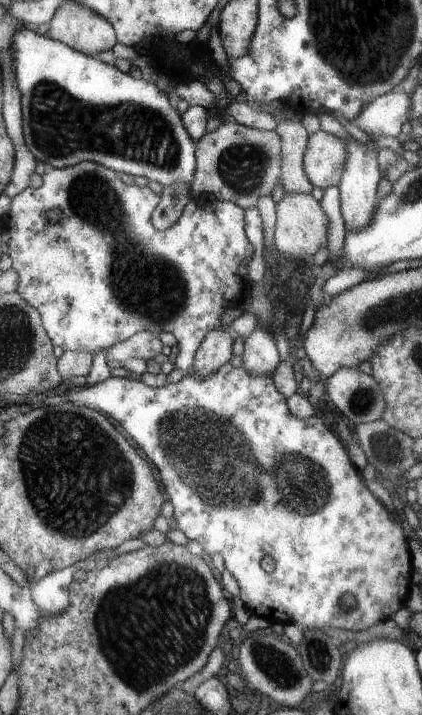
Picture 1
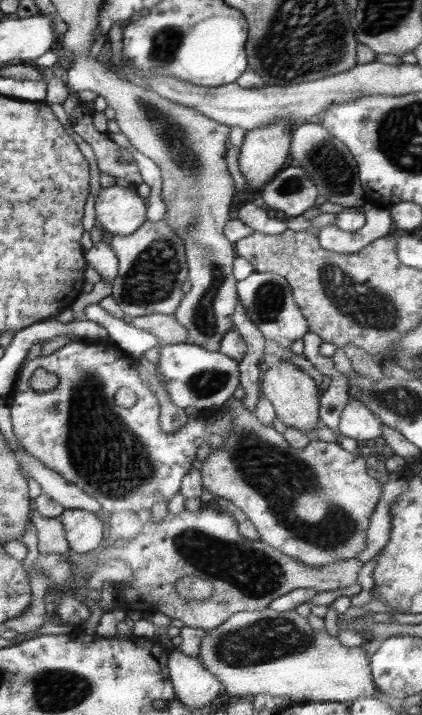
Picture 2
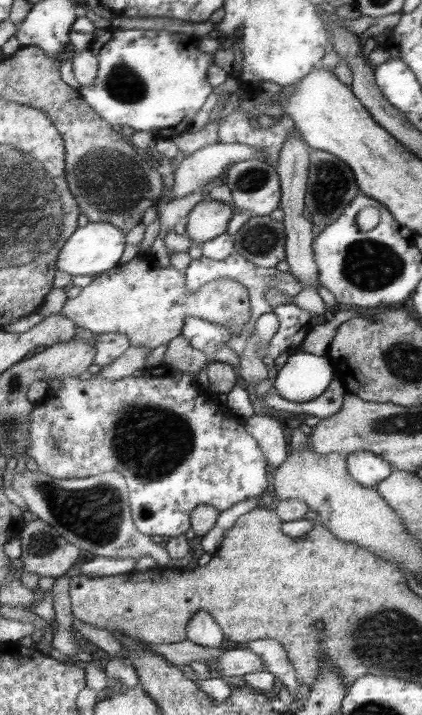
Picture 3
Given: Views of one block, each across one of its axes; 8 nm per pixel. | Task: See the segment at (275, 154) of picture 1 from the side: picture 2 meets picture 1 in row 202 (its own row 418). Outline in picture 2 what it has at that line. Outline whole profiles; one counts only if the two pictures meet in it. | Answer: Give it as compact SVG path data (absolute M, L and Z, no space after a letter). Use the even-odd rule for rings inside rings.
M229 398L219 415L232 416L232 428L223 438L219 449L210 449L201 465L202 488L215 497L231 502L245 515L257 531L259 541L278 549L285 556L302 561L311 568L355 559L366 547L371 512L379 500L379 484L365 474L365 460L355 458L345 448L333 442L311 439L307 447L296 450L271 425L262 424L253 412L247 410L241 399Z

